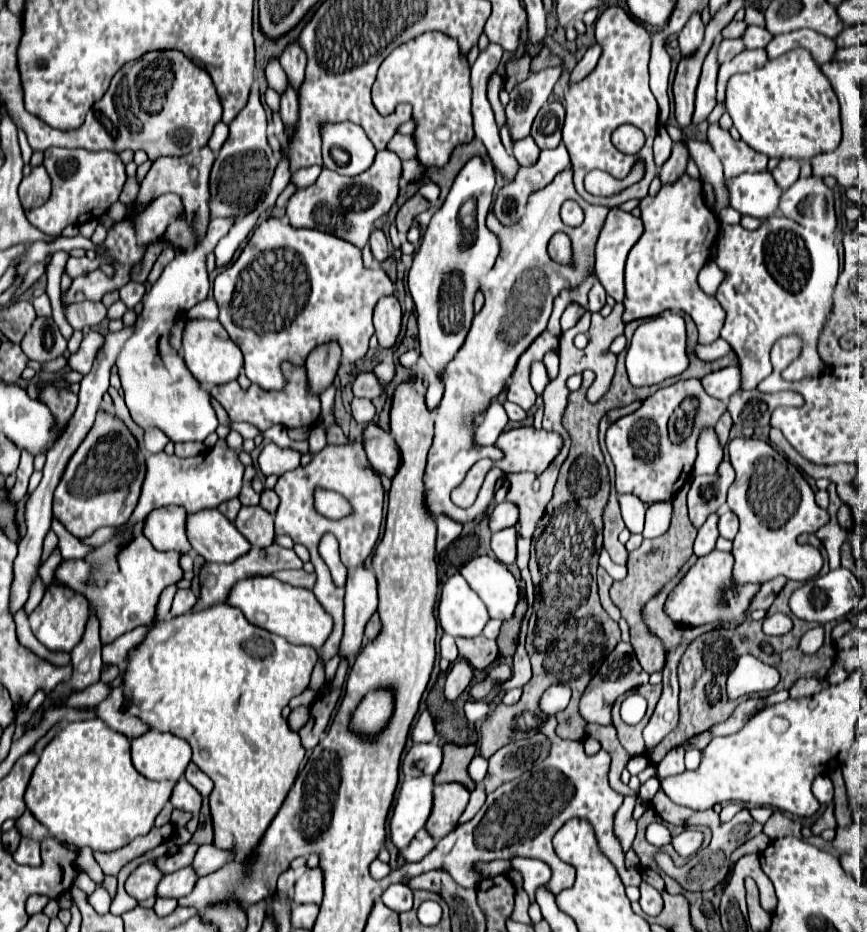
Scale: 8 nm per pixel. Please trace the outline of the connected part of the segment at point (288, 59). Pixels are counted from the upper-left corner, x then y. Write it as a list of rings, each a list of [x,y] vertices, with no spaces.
[[[292,43],[286,47],[286,51],[280,57],[280,65],[288,77],[288,83],[292,83],[292,87],[300,89],[300,83],[304,81],[306,55],[304,55],[304,51],[300,51],[298,43]]]

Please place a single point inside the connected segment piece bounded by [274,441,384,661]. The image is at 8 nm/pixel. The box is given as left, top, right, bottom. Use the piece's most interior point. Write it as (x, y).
(345, 469)

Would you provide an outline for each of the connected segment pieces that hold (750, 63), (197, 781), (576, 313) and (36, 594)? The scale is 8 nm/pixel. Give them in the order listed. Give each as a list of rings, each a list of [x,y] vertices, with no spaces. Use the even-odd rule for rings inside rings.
[[[752,49],[752,51],[742,51],[740,55],[736,55],[732,61],[720,65],[718,69],[718,103],[724,101],[724,89],[726,89],[726,81],[734,75],[734,73],[748,73],[752,69],[762,67],[768,61],[766,57],[766,49]]]
[[[188,763],[186,771],[184,771],[184,779],[186,779],[202,797],[208,797],[208,793],[212,791],[212,781],[210,781],[194,763]]]
[[[570,305],[562,315],[562,325],[566,325],[564,329],[568,331],[570,327],[574,327],[582,315],[584,315],[584,309],[580,305]]]
[[[40,575],[34,579],[34,583],[30,585],[30,597],[28,597],[28,601],[26,601],[26,613],[32,613],[34,611],[34,607],[40,603],[40,599],[42,599],[42,595],[44,595],[44,583],[42,583],[42,579],[40,579]]]

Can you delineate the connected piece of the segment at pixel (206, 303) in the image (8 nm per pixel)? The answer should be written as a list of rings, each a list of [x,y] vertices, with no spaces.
[[[204,299],[200,305],[194,305],[188,311],[190,319],[218,319],[218,307],[214,299]]]

